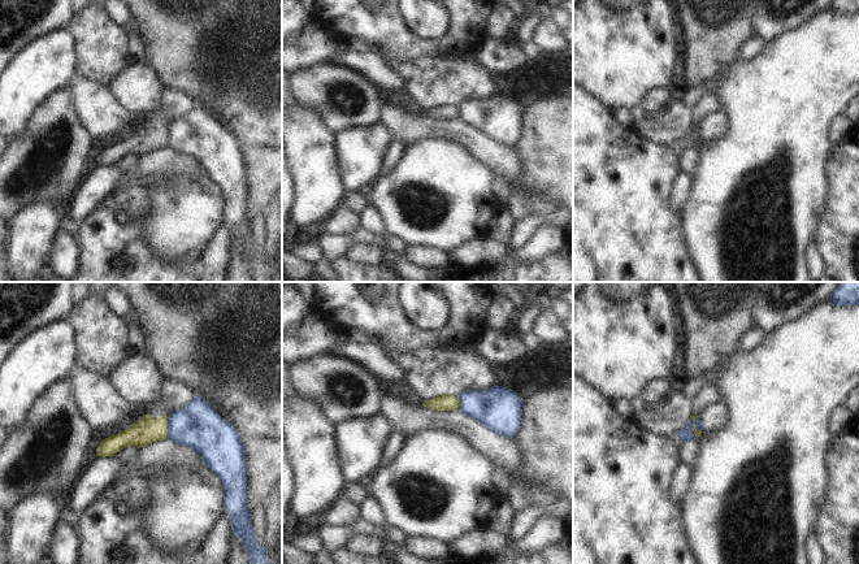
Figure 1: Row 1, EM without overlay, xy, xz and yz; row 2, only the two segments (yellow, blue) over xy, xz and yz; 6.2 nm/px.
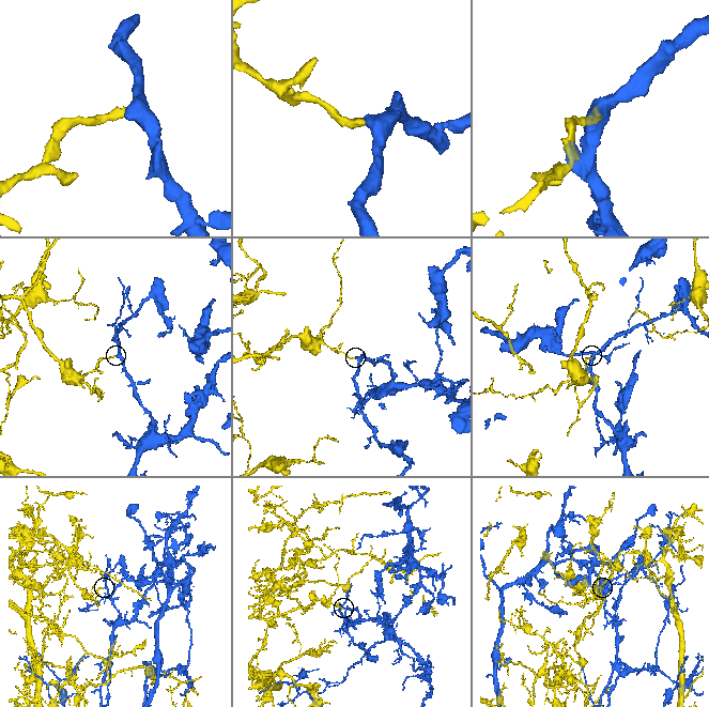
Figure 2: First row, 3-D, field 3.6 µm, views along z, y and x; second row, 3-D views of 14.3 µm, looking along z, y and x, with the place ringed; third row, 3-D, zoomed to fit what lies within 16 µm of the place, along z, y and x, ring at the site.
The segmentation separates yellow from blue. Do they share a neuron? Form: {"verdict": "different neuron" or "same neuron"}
{"verdict": "different neuron"}

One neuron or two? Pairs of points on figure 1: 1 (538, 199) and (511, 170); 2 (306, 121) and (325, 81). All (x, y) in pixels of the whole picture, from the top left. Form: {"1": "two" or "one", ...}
{"1": "one", "2": "two"}

